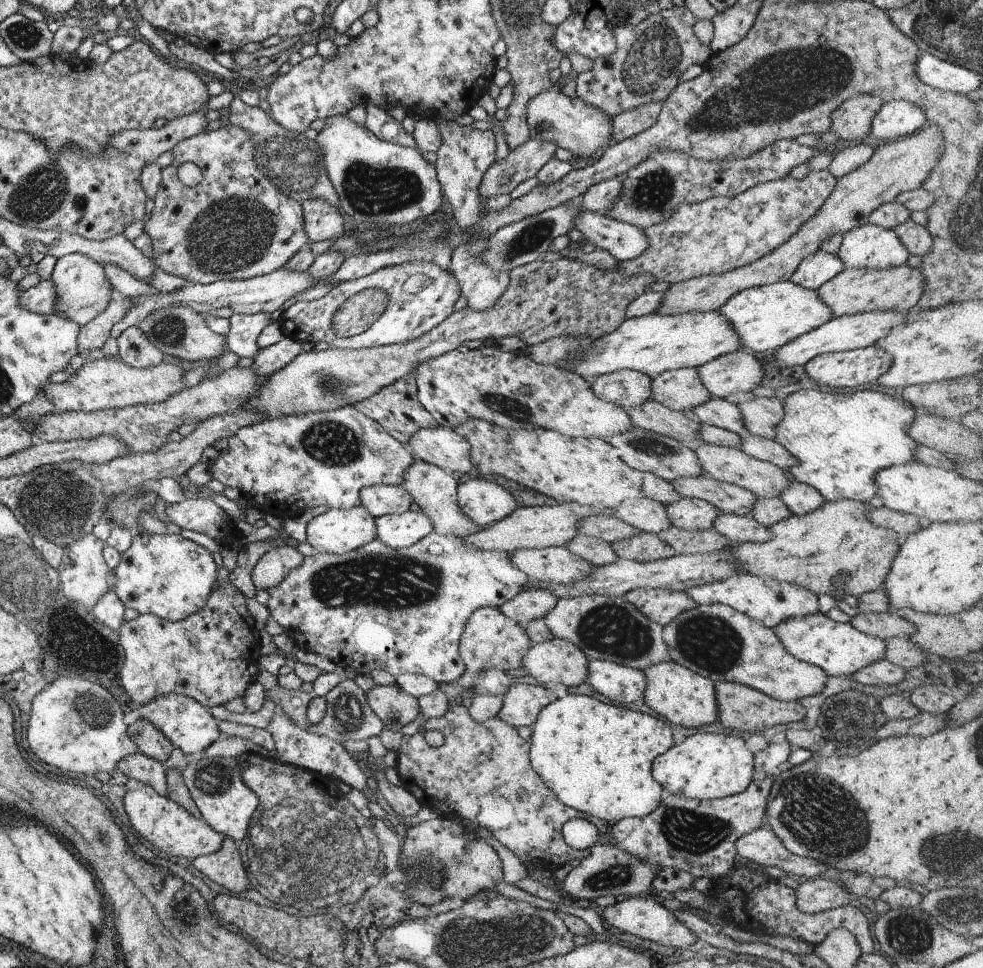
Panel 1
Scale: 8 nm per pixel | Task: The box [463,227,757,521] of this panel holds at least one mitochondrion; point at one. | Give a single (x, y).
(506, 404)

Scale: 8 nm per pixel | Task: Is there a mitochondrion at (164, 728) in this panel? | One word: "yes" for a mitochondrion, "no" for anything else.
no

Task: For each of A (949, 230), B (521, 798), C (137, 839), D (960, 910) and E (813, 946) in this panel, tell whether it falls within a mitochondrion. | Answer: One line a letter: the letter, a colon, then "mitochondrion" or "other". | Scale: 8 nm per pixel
A: mitochondrion
B: mitochondrion
C: other
D: mitochondrion
E: other

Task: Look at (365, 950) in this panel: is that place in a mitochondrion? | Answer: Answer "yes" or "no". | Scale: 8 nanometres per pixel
no

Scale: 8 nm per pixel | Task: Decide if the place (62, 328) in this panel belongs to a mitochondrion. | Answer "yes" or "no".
no

